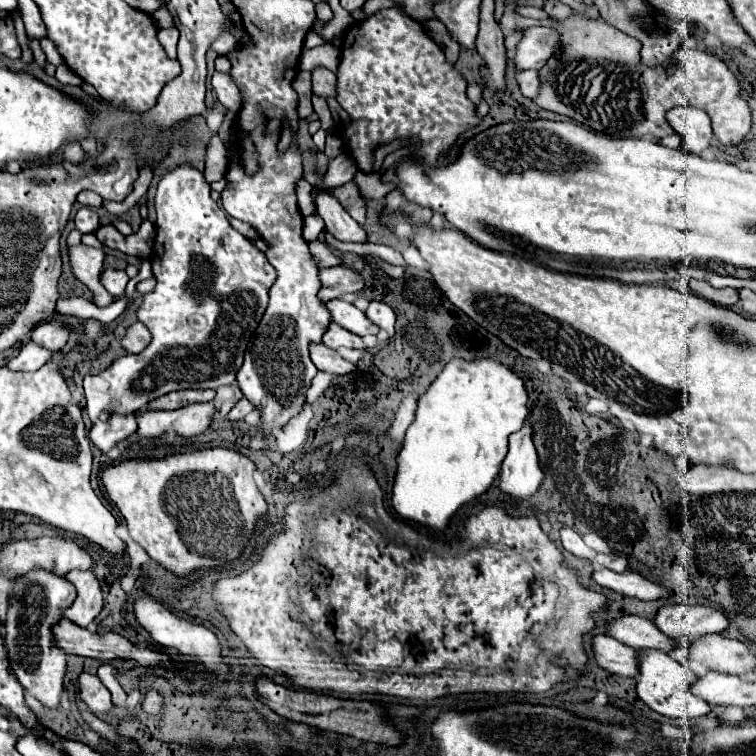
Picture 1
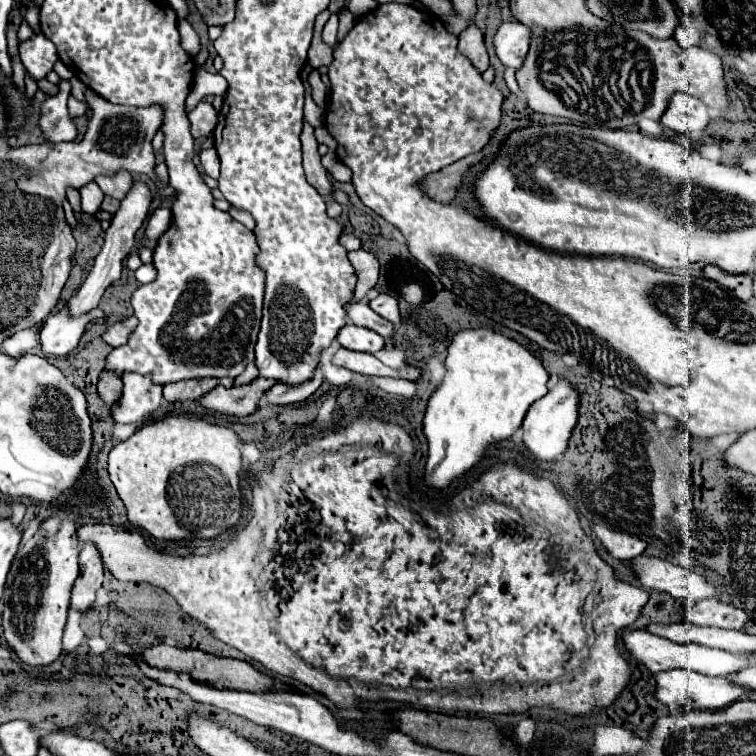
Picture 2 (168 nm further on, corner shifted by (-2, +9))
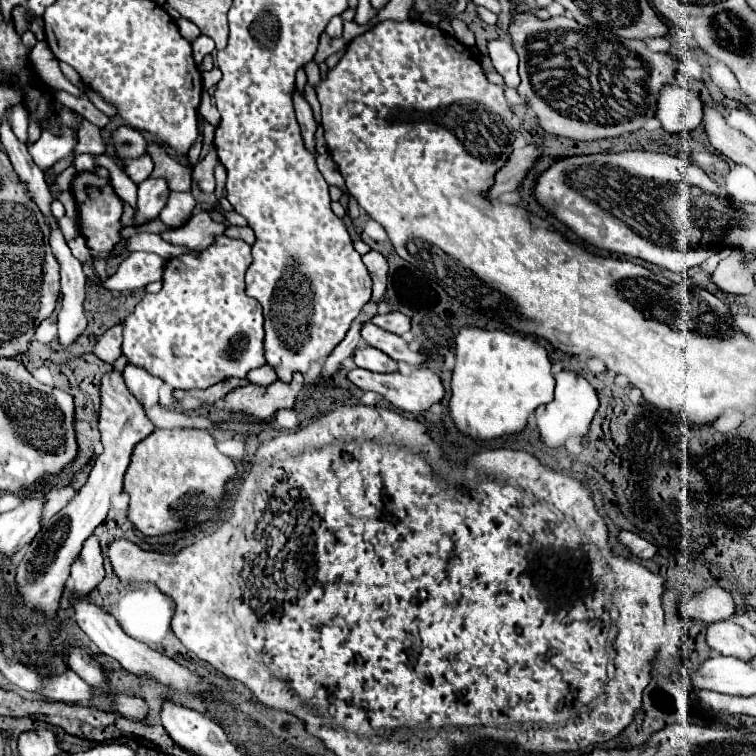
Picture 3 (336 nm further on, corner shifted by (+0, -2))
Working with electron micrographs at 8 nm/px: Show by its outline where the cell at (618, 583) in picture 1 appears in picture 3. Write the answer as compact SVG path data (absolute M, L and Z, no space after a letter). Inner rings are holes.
M708 587L702 593L684 599L682 609L688 617L700 619L704 623L716 623L716 621L726 621L732 615L736 615L736 603L734 597L724 591L722 587Z

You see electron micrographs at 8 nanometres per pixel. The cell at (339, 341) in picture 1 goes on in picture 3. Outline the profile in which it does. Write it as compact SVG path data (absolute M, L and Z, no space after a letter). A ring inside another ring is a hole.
M374 347L356 349L354 351L354 363L356 363L356 367L376 371L376 373L394 373L394 371L398 371L398 363L392 361L382 351L374 349Z

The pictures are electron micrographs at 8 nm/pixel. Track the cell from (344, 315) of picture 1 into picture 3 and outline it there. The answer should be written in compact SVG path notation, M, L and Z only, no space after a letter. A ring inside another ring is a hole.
M366 323L362 327L362 337L366 339L366 343L370 343L372 347L384 351L388 357L392 357L394 361L404 361L408 365L414 365L414 367L420 367L420 365L426 365L428 363L428 353L424 351L412 351L410 345L398 337L398 335L392 335L372 323Z

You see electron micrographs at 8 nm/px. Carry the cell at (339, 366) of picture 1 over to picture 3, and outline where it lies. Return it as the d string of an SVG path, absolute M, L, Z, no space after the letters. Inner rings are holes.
M422 367L422 369L414 369L410 375L400 375L400 373L372 373L372 371L366 371L366 369L352 369L348 371L348 379L358 385L360 389L364 391L374 391L374 393L380 393L384 395L390 405L402 409L402 411L408 411L408 413L422 413L426 409L430 409L434 403L440 403L446 395L444 391L444 385L442 385L442 379L428 367Z

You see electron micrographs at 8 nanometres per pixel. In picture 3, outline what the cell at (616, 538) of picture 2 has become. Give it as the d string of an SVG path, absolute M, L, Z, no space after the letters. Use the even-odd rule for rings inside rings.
M622 531L618 539L620 539L626 547L630 547L632 555L636 555L636 557L640 557L640 559L652 559L652 557L656 555L656 551L658 551L650 541L642 539L640 535L636 535L636 533L632 533L632 531Z

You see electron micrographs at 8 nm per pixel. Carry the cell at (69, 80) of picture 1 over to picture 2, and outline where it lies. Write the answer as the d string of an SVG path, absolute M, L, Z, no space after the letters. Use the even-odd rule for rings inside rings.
M60 80L58 94L48 98L42 104L40 126L42 126L44 136L50 142L70 142L78 134L78 130L76 130L76 126L74 126L74 122L72 122L72 118L68 116L68 110L66 110L68 96L70 96L70 82Z

